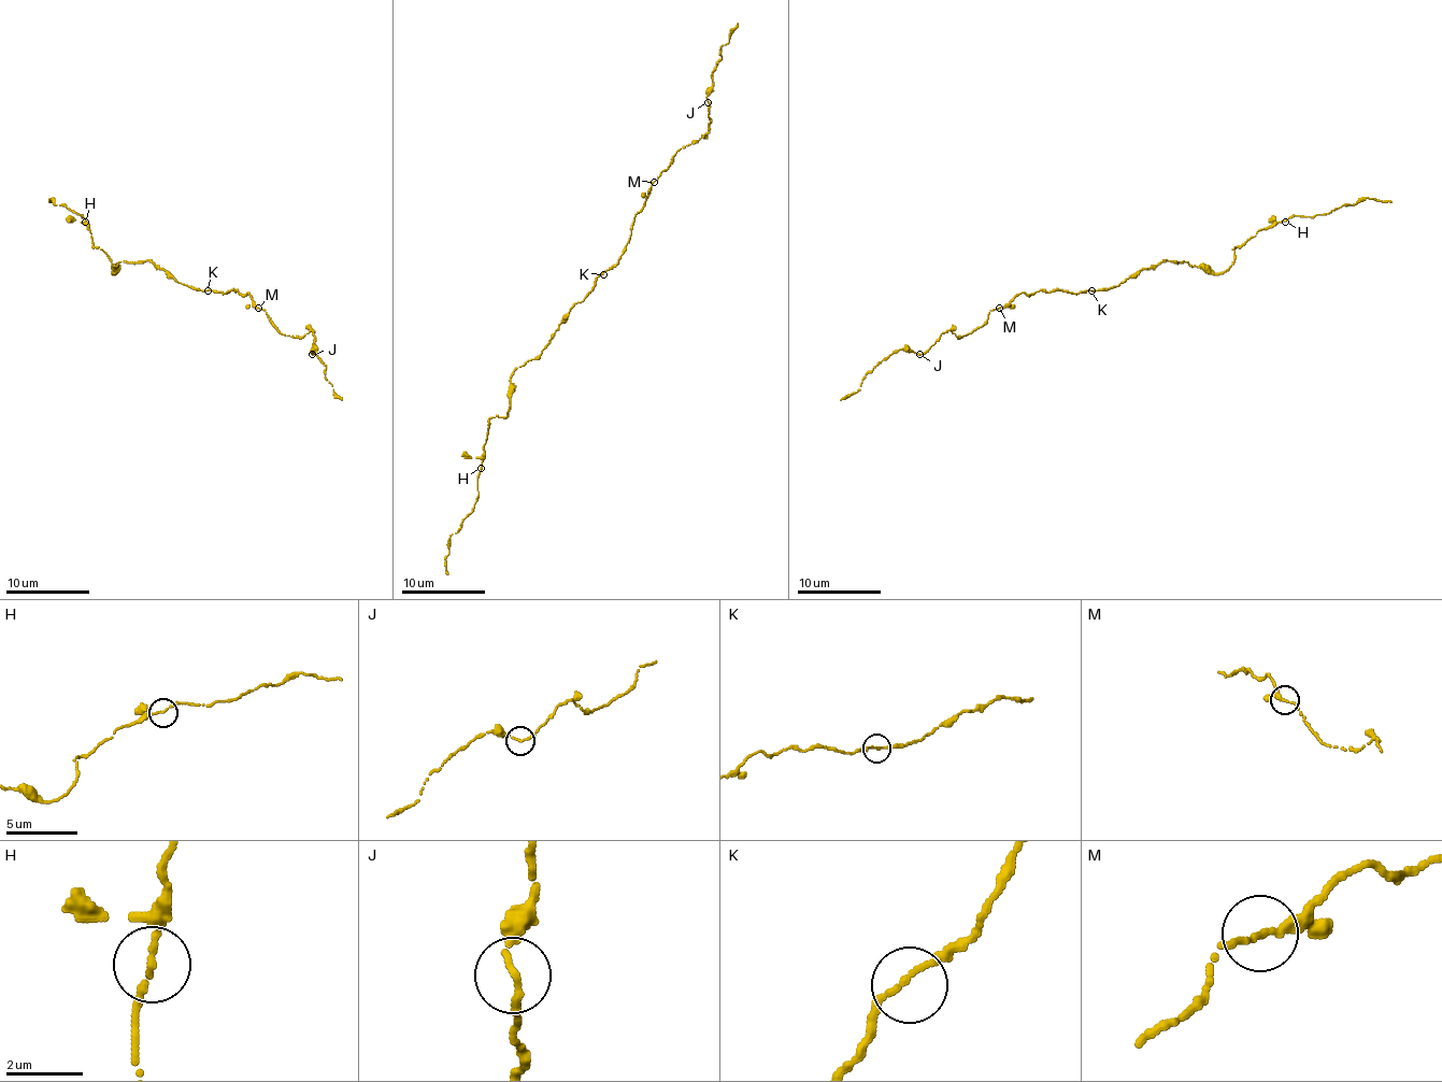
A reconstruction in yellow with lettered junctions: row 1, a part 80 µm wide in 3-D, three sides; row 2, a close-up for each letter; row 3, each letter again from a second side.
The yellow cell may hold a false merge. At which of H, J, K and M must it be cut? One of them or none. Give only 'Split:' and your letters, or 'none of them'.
Split: none of them

